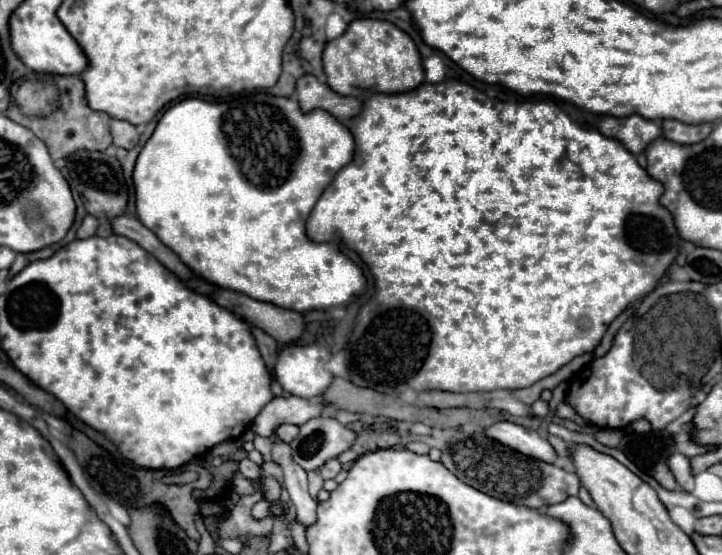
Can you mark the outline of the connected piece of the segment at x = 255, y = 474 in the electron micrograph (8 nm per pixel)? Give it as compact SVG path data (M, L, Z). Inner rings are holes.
M242 459L242 461L240 461L240 473L242 473L244 477L252 479L252 481L262 479L262 477L260 477L260 467L258 467L256 463L252 463L250 459Z

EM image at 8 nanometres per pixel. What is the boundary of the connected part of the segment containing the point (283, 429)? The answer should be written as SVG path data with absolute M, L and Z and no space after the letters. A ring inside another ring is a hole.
M284 423L284 425L280 425L280 427L278 427L278 431L276 431L276 433L278 433L278 437L280 437L282 441L288 441L288 443L290 443L290 441L294 441L294 439L298 437L298 431L300 431L300 429L298 429L298 425Z

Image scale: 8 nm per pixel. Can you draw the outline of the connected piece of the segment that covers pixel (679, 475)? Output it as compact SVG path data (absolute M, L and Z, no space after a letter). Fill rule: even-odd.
M674 453L668 459L668 465L678 481L678 487L682 491L692 491L694 489L694 475L692 475L692 467L690 467L690 459L682 453Z

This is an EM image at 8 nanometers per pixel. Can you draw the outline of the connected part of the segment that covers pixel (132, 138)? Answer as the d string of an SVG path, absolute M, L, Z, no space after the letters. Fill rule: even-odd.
M112 119L112 137L114 137L114 145L132 149L140 141L140 129L128 121Z

